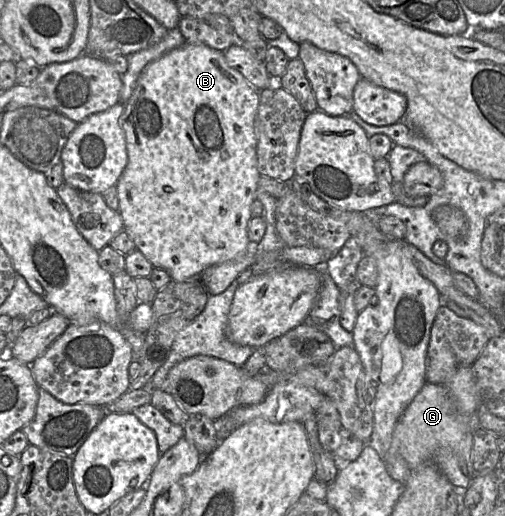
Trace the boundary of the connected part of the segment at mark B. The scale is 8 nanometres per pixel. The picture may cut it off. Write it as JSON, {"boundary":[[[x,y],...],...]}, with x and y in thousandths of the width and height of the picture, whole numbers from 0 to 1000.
{"boundary":[[[366,83],[293,122],[277,141],[257,190],[246,202],[238,240],[248,260],[253,314],[230,357],[236,388],[234,409],[244,426],[244,446],[265,467],[269,483],[281,488],[303,519],[329,523],[345,545],[360,547],[394,537],[406,519],[469,496],[495,469],[489,438],[499,421],[497,395],[505,388],[517,341],[511,329],[505,262],[505,229],[515,196],[513,178],[515,174],[499,169],[473,138],[450,124],[444,101],[402,85]]]}

